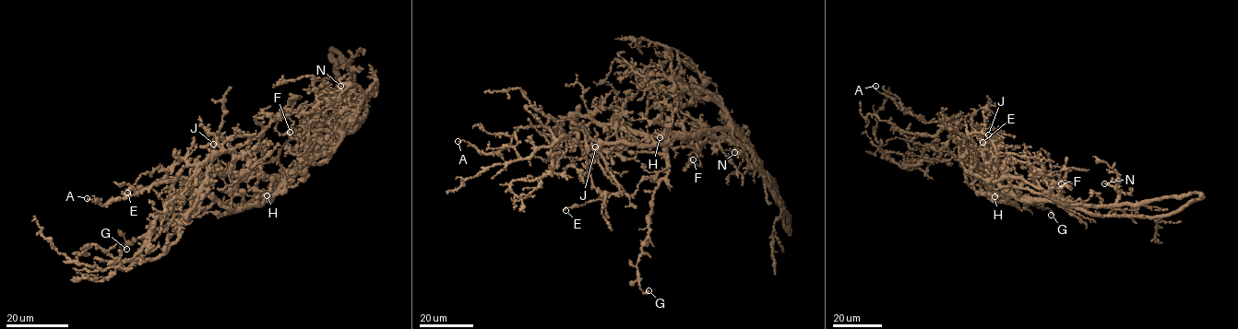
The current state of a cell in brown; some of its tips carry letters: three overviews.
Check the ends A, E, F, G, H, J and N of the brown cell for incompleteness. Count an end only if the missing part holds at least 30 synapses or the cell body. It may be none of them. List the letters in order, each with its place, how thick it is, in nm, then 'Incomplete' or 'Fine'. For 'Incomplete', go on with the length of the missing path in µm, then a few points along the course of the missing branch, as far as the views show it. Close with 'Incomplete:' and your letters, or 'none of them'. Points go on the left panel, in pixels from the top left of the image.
A: Place: (87, 198). Thickness 150 nm. Incomplete. Missing length about 20 µm. Course of what is missing: (87, 198), (80, 198), (73, 193), (54, 193), (53, 185), (53, 192)
E: Place: (127, 193). Thickness 140 nm. Fine
F: Place: (290, 132). Thickness 90 nm. Fine
G: Place: (126, 249). Thickness 180 nm. Fine
H: Place: (267, 195). Thickness 150 nm. Fine
J: Place: (213, 144). Thickness 150 nm. Fine
N: Place: (340, 86). Thickness 260 nm. Incomplete. Missing length about 35 µm. Course of what is missing: (340, 86), (364, 73), (354, 74), (349, 71)
Incomplete: A, N

